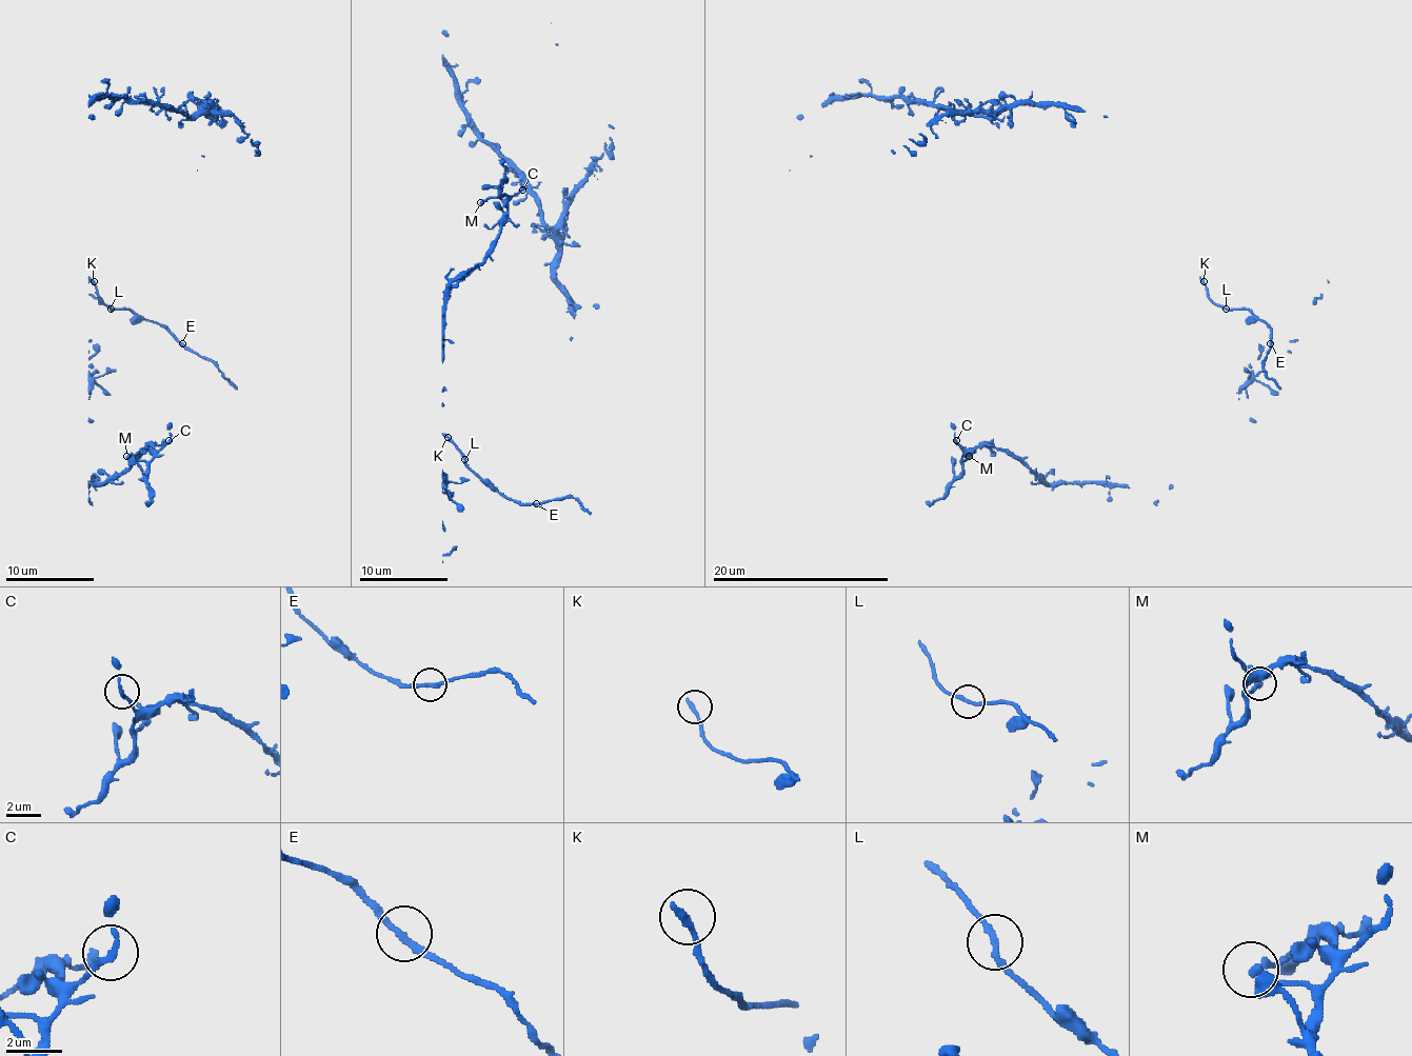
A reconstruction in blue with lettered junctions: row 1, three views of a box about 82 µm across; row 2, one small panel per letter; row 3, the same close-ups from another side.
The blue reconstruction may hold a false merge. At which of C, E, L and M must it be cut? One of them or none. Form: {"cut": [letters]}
{"cut": []}

